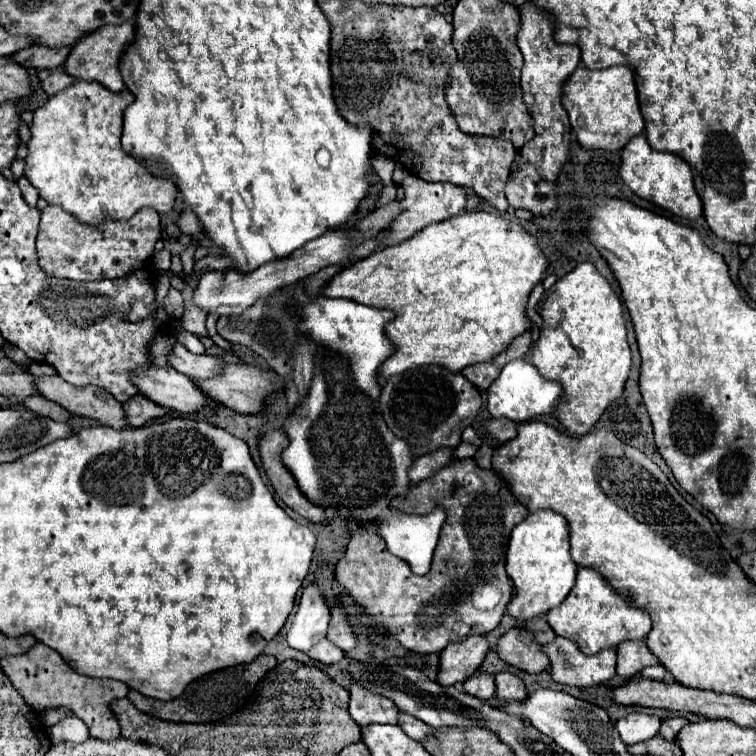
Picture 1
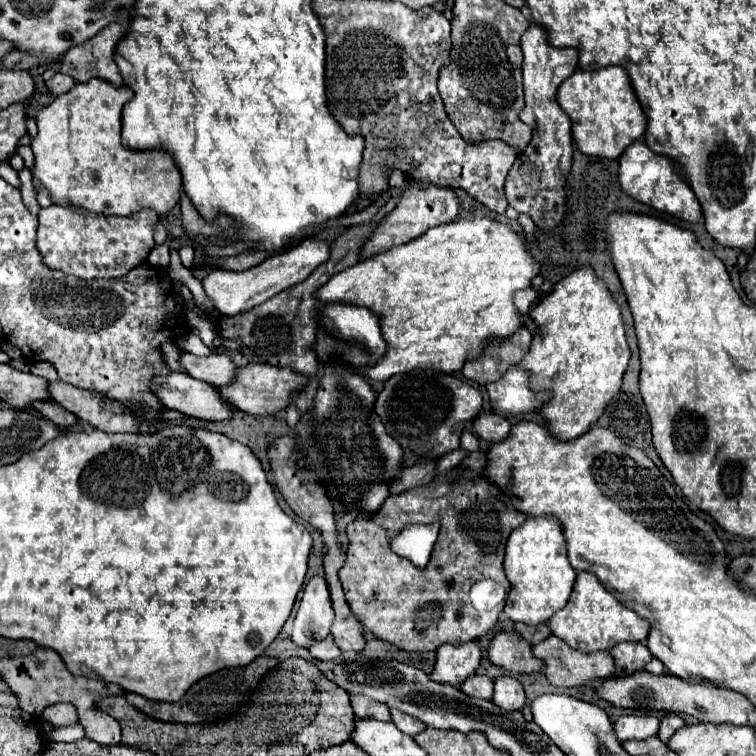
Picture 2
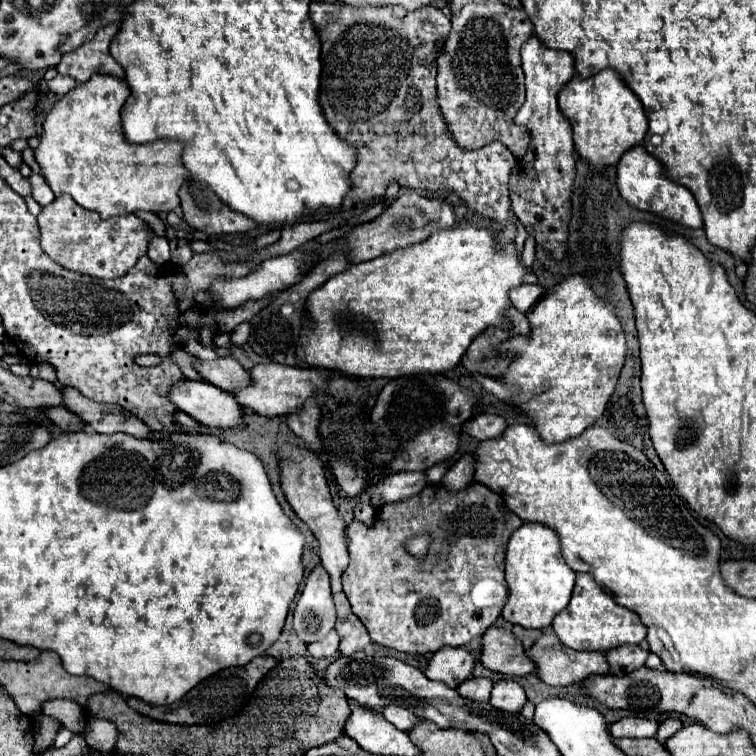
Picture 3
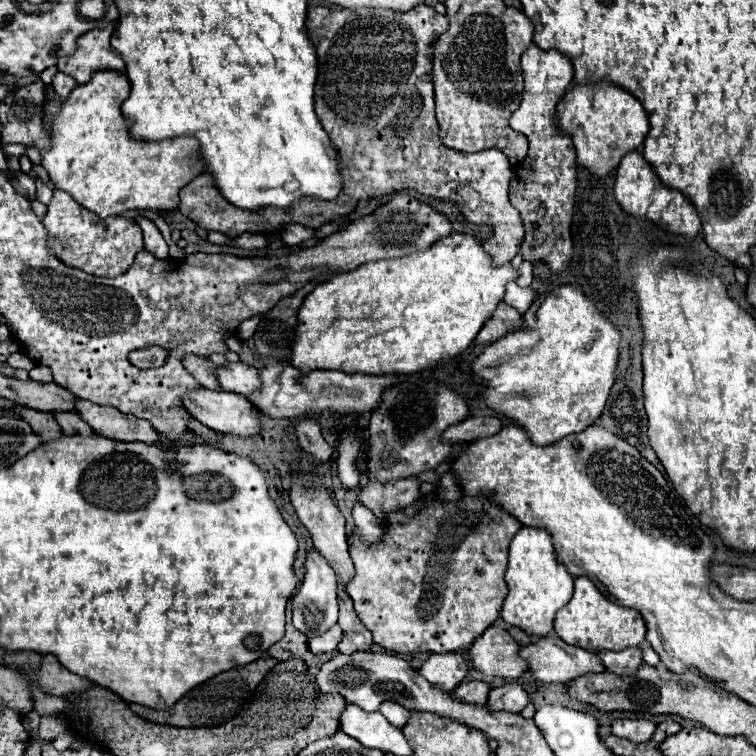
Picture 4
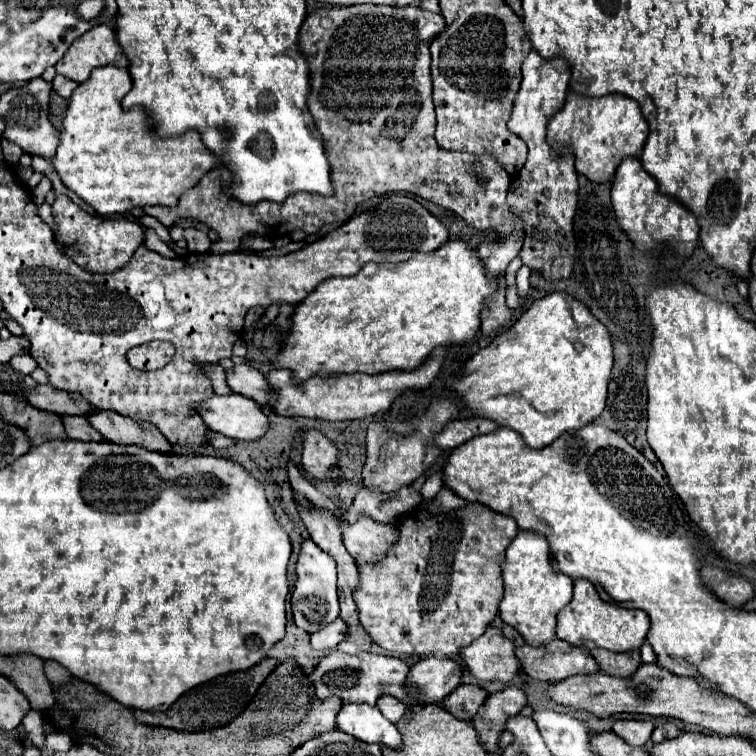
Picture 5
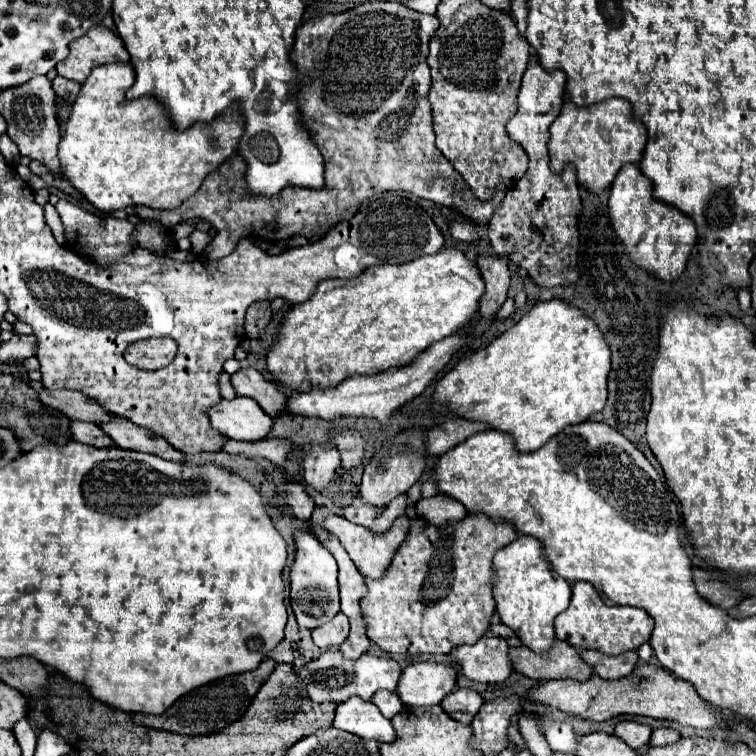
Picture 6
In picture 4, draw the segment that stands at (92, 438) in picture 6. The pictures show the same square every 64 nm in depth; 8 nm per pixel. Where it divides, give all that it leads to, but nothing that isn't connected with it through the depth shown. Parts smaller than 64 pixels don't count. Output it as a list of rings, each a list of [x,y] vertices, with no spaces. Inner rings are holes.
[[[58,412],[54,414],[62,432],[68,436],[94,436],[94,430],[80,418],[78,412]]]

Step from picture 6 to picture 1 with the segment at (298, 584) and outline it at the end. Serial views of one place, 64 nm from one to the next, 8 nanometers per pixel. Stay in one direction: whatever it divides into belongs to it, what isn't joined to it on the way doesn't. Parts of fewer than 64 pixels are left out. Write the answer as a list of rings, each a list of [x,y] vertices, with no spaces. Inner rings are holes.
[[[316,584],[306,586],[292,628],[288,632],[288,644],[296,650],[308,652],[318,640],[326,636],[328,622],[330,622],[330,608],[328,604],[324,604],[324,592],[320,592]]]

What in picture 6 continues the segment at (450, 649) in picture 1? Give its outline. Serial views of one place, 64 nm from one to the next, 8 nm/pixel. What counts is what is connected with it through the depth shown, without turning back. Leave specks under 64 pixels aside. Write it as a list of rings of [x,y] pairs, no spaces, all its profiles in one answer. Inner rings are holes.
[[[438,662],[408,664],[400,674],[396,696],[406,706],[434,706],[456,688],[456,670]]]

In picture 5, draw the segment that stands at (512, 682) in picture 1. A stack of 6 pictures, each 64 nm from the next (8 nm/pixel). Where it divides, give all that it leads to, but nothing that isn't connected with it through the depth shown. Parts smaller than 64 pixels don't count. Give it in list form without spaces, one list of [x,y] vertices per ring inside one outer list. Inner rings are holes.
[[[506,688],[502,692],[488,696],[482,710],[472,720],[478,732],[478,740],[486,748],[486,752],[498,750],[498,740],[506,720],[510,716],[516,716],[524,706],[526,706],[526,696],[520,688]]]

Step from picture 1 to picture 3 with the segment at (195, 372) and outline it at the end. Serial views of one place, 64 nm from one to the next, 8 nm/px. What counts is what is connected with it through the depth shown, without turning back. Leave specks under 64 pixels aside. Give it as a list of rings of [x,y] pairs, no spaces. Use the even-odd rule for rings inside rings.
[[[218,358],[218,360],[198,360],[198,372],[202,378],[226,392],[234,392],[236,388],[248,386],[248,370],[244,370],[234,358]]]

